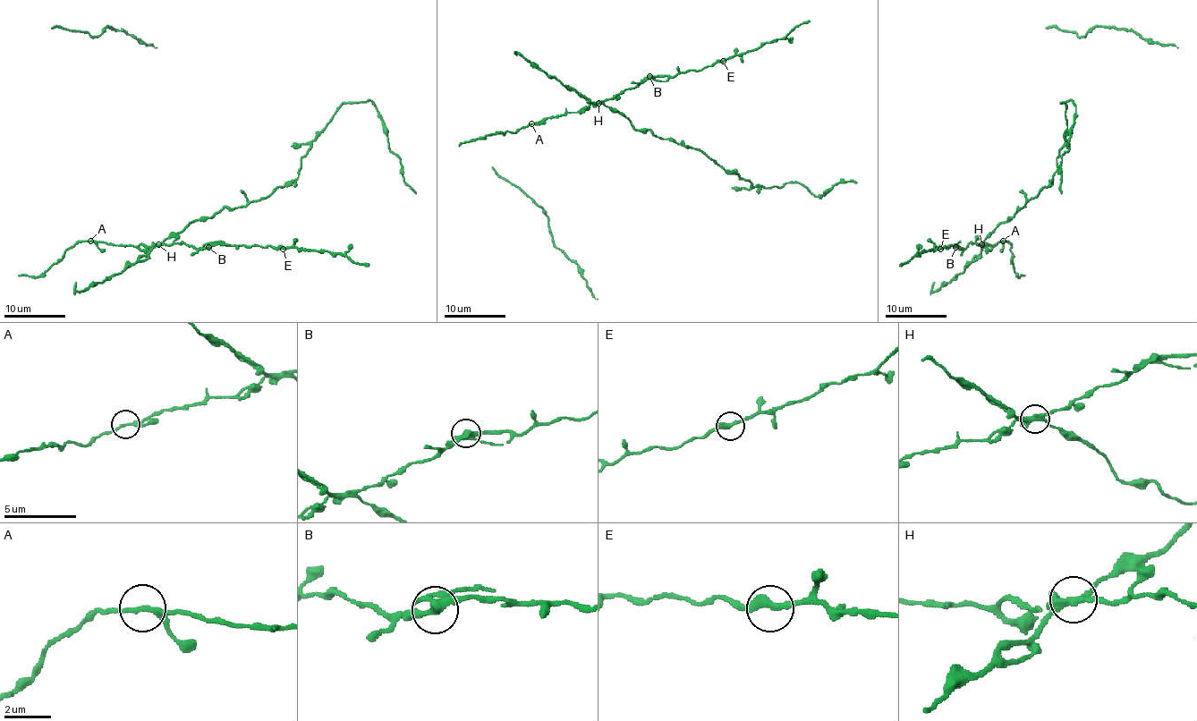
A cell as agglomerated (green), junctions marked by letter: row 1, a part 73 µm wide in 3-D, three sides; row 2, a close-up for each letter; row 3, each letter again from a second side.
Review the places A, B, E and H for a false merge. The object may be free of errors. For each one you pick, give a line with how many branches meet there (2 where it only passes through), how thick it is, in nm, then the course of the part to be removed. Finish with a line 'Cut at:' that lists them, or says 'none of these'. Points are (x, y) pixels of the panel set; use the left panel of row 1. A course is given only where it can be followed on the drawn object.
H: 3 | 280 nm | (157, 244), (190, 223), (259, 200), (292, 182), (301, 157), (343, 102), (375, 106), (388, 148), (416, 193)
Cut at: H

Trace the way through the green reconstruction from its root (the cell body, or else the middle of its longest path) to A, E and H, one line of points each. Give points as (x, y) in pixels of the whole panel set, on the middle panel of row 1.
A: (729, 173), (700, 150), (637, 130), (622, 113), (603, 104), (530, 124)
E: (729, 173), (700, 150), (637, 130), (603, 102), (646, 78), (675, 76), (723, 61)
H: (729, 173), (700, 150), (661, 139), (649, 130), (637, 130), (622, 113), (612, 112), (598, 102)

